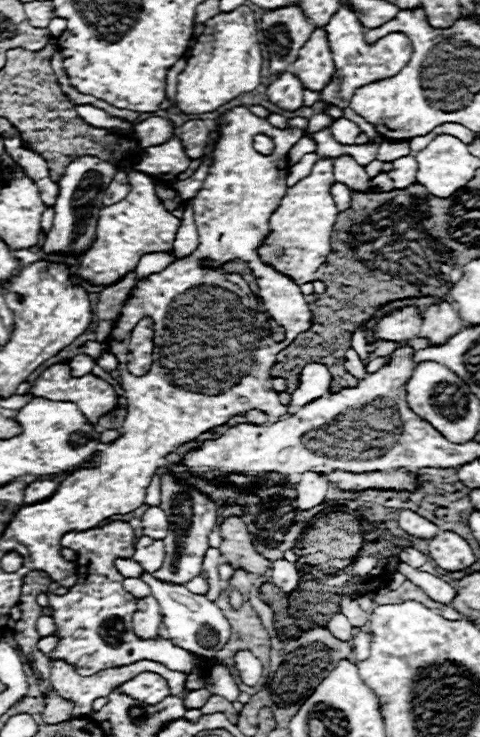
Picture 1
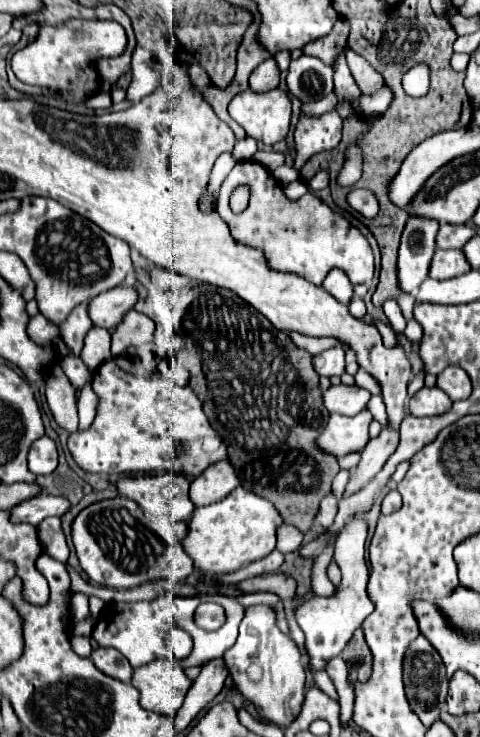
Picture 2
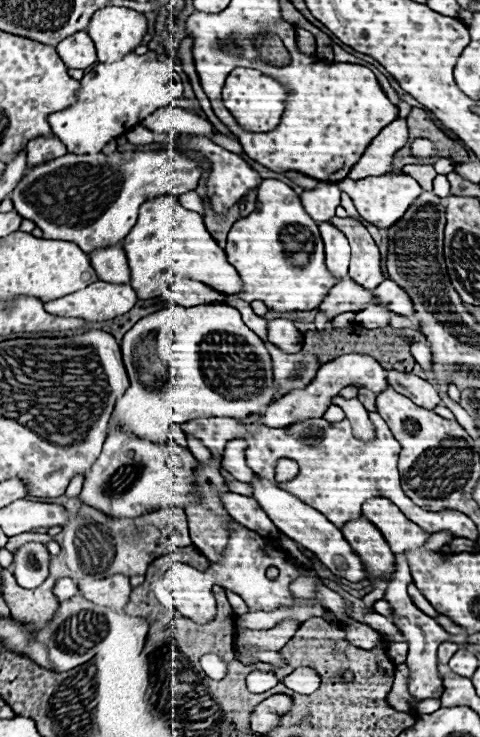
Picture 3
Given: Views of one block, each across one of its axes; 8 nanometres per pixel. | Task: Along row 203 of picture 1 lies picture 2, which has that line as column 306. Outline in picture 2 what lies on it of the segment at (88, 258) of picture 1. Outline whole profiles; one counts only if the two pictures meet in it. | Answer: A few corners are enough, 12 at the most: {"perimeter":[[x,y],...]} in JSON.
{"perimeter":[[336,110],[314,120],[300,116],[294,168],[336,148],[342,118]]}

